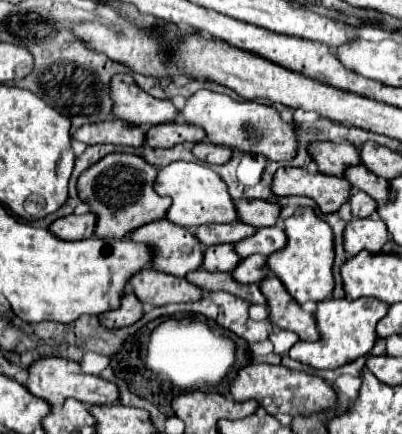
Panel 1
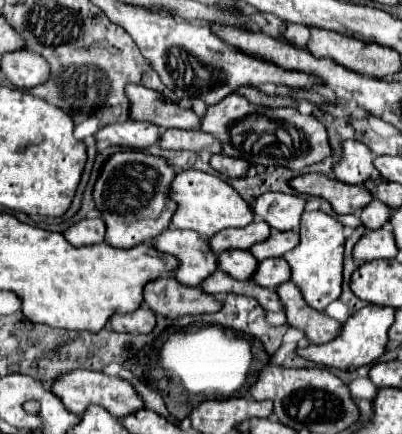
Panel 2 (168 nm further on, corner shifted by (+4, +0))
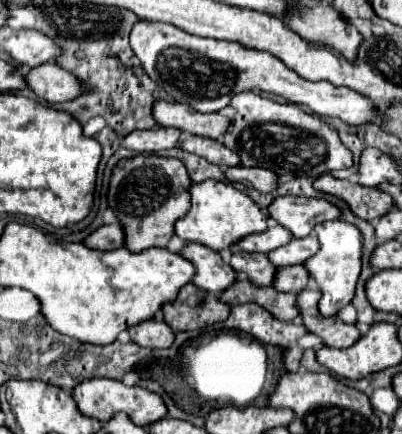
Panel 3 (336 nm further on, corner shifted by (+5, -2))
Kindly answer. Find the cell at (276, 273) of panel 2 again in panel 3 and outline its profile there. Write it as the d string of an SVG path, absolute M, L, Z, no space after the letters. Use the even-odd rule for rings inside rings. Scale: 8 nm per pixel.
M290 265L290 267L278 267L274 277L274 289L276 291L288 291L288 293L300 293L308 285L310 277L304 273L302 265Z

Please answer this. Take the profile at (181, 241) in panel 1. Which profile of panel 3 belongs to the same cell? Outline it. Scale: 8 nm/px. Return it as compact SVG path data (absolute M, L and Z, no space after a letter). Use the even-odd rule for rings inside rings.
M184 243L184 247L178 251L184 259L188 259L196 267L196 275L192 283L196 283L198 289L204 289L208 293L222 293L232 281L236 281L236 273L228 263L222 261L220 253L214 249L208 249L200 243Z

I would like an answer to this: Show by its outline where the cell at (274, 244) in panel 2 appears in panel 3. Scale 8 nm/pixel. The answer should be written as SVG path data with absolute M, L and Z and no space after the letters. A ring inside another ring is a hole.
M310 233L308 237L302 239L292 239L288 245L274 249L272 253L268 253L268 259L272 265L276 267L286 267L286 265L300 265L304 263L304 259L312 257L316 253L318 245L316 245L316 237Z

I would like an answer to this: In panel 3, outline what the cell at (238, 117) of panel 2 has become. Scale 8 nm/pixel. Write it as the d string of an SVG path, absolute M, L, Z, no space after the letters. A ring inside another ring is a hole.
M252 91L236 93L230 105L236 109L236 115L222 143L240 155L242 167L262 167L294 177L318 177L352 165L352 153L342 145L336 129L296 105L264 99Z

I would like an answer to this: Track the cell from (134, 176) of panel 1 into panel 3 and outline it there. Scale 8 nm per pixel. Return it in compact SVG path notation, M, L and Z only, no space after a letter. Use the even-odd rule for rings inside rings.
M136 155L120 159L112 171L108 185L108 207L116 213L124 229L124 247L132 253L140 253L148 247L166 247L174 235L174 223L190 209L188 171L182 161L158 155ZM146 203L146 221L144 221Z

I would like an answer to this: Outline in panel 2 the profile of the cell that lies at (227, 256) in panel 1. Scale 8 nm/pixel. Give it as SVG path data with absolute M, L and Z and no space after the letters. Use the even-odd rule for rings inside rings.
M229 249L219 255L219 269L229 273L235 279L251 279L253 273L257 271L259 261L249 253L249 251L239 251L239 249Z

